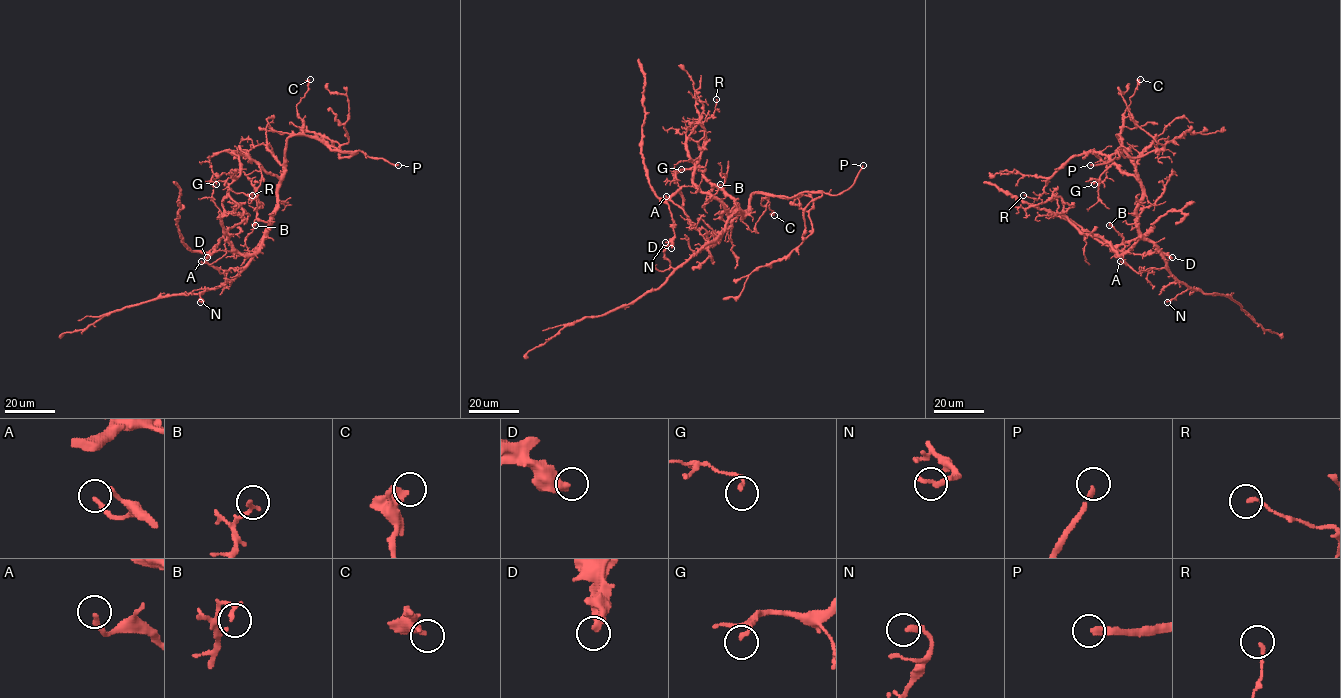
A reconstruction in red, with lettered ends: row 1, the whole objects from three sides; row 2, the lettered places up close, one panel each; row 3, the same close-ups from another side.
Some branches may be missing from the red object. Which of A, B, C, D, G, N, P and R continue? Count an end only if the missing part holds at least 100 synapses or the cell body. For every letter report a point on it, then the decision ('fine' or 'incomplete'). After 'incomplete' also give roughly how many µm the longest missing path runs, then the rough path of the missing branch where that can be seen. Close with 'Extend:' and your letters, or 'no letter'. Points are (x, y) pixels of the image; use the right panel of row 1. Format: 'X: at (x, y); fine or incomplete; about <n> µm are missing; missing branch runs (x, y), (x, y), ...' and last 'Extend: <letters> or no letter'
A: at (1120, 261); fine
B: at (1109, 225); fine
C: at (1140, 79); fine
D: at (1172, 257); fine
G: at (1094, 184); fine
N: at (1167, 302); fine
P: at (1090, 165); incomplete; about 15 µm are missing; missing branch runs (1090, 165), (1080, 165), (1069, 182)
R: at (1023, 195); fine
Extend: P

